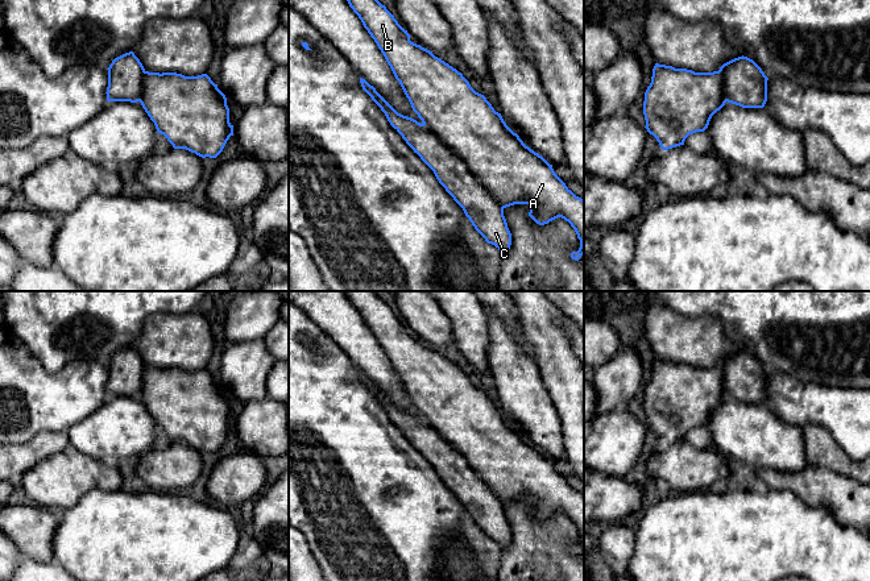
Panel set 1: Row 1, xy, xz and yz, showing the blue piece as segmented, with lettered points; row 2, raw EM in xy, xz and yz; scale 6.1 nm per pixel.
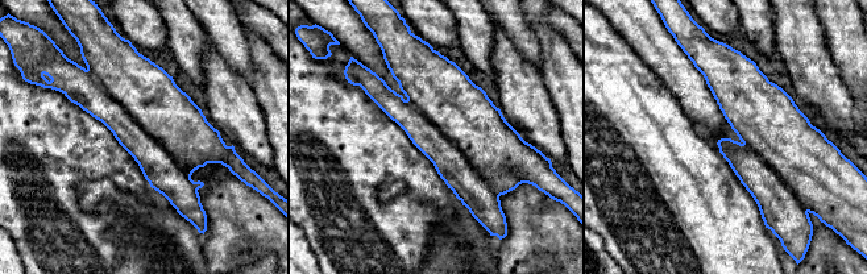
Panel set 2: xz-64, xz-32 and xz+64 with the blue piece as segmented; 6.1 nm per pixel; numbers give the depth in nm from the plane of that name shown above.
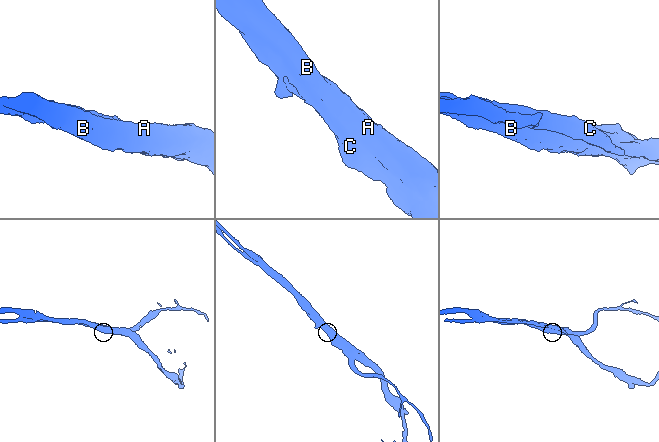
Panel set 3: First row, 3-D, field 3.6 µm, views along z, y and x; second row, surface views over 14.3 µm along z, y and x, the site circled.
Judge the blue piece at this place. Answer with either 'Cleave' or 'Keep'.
Keep

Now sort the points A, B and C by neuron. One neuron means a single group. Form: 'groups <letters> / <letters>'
groups A B C

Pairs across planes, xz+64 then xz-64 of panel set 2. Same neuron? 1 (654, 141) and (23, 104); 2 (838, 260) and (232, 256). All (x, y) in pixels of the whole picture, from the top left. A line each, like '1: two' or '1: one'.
1: one
2: one

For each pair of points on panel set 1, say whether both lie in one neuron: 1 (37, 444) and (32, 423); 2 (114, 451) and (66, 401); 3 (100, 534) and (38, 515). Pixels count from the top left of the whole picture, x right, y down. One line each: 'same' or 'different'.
1: different
2: different
3: different

